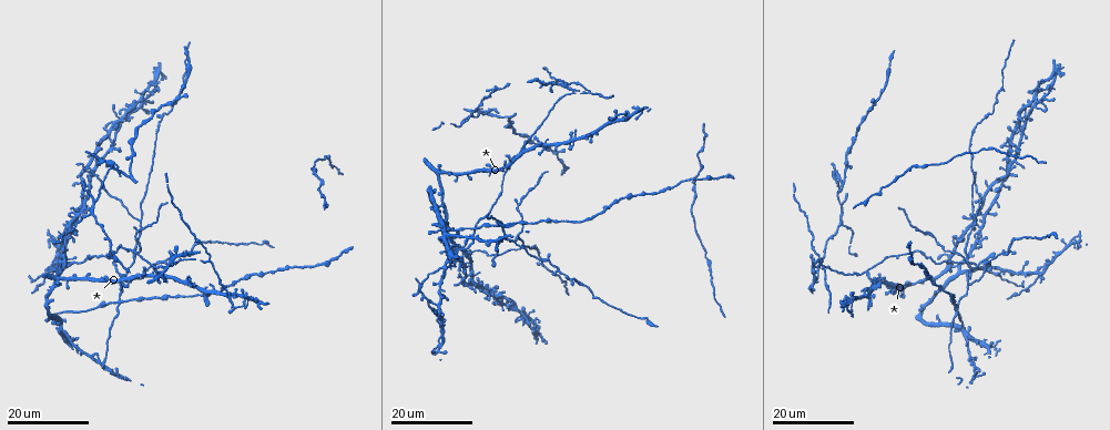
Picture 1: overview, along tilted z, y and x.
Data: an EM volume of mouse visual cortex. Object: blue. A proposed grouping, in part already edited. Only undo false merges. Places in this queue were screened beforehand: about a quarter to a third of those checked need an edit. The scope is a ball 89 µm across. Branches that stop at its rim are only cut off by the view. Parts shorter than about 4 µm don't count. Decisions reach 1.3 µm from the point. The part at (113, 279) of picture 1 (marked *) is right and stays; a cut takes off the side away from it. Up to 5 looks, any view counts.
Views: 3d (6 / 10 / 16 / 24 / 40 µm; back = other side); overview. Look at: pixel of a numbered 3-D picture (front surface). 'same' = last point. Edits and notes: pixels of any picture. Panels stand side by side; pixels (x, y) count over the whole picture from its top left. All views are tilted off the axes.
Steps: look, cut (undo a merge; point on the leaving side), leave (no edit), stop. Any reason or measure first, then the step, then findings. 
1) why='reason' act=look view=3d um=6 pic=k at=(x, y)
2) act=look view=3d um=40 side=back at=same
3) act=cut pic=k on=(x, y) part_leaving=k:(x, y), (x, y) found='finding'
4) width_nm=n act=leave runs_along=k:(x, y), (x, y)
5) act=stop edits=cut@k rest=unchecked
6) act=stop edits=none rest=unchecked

act=look view=3d um=16 pic=1 at=(68, 265)

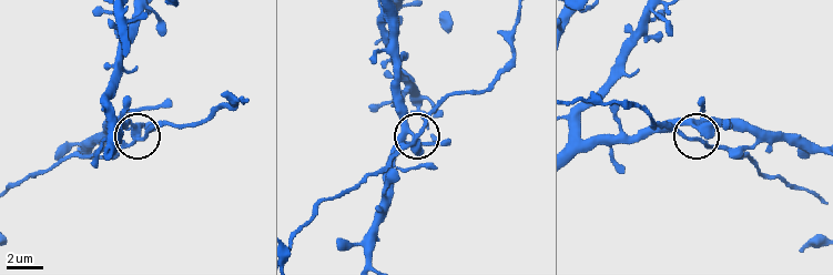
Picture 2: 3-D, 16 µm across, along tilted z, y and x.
act=look view=3d um=6 pic=2 at=(419, 136)

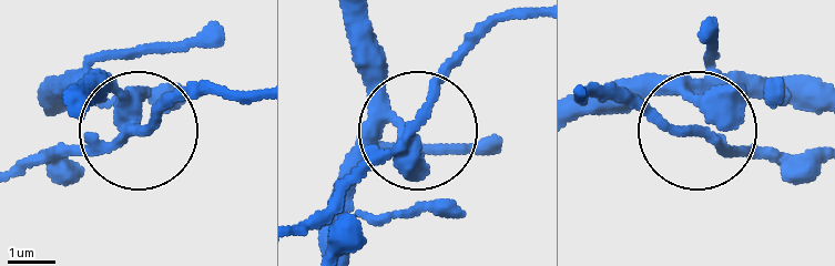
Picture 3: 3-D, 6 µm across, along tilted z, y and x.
act=look view=3d um=6 side=back pic=3 at=(412, 127)

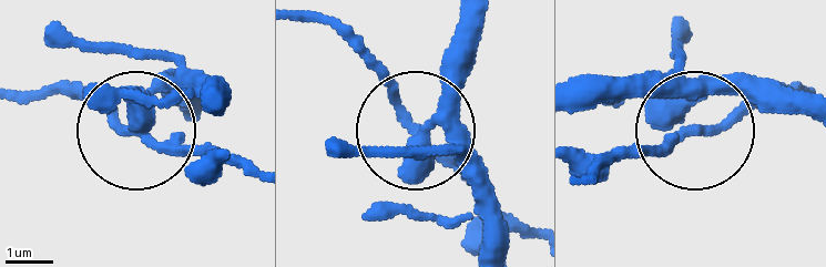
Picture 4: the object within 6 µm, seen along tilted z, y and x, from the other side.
arms=4 act=leave runs_along=4:(805, 113), (721, 96), (696, 108), (685, 134), (619, 146) found='continuous, no second neuron'

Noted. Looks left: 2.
why='looks like a crossing' act=look view=3d um=16 pic=1 at=(120, 298)

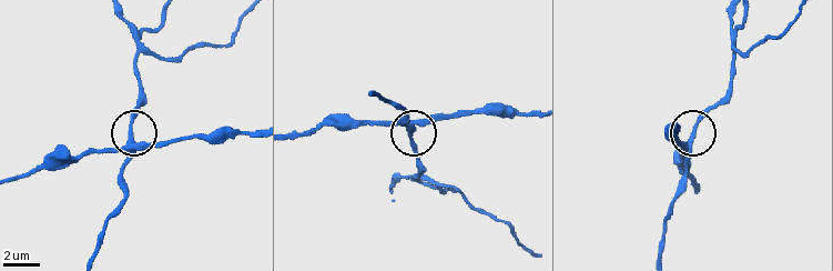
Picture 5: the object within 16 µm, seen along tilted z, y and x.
act=look view=3d um=10 pic=5 at=(693, 139)

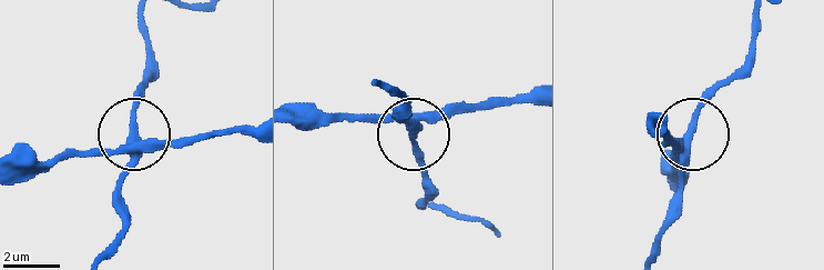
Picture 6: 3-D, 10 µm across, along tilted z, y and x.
width_nm=290 act=cut pic=6 on=(173, 144) part_leaving=6:(134, 150), (254, 136) found='a second neuron is stuck on'

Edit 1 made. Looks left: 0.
act=stop edits=cut@6 rest=unchecked

